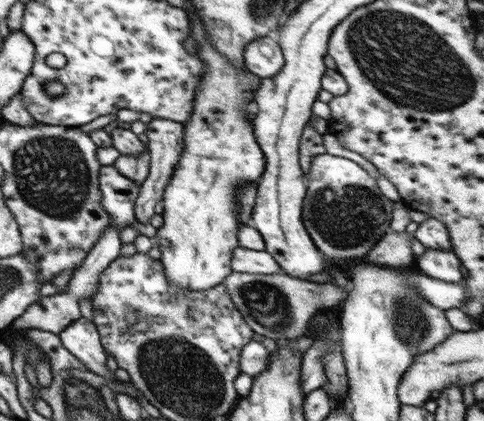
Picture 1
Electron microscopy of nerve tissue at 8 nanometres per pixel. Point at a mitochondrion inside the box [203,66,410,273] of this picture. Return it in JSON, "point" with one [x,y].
{"point":[340,211]}

